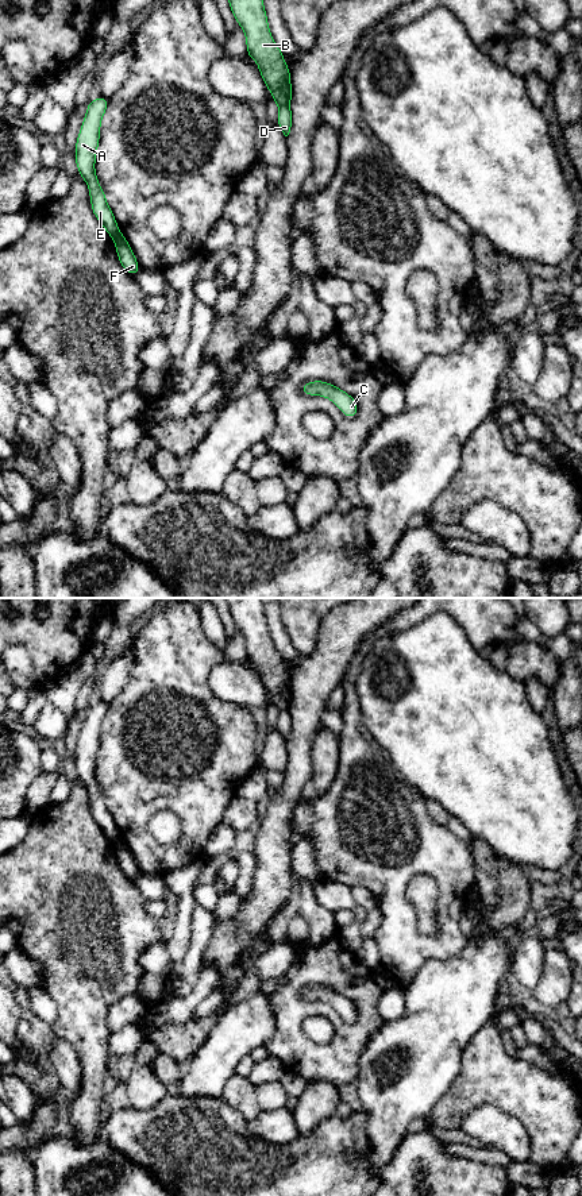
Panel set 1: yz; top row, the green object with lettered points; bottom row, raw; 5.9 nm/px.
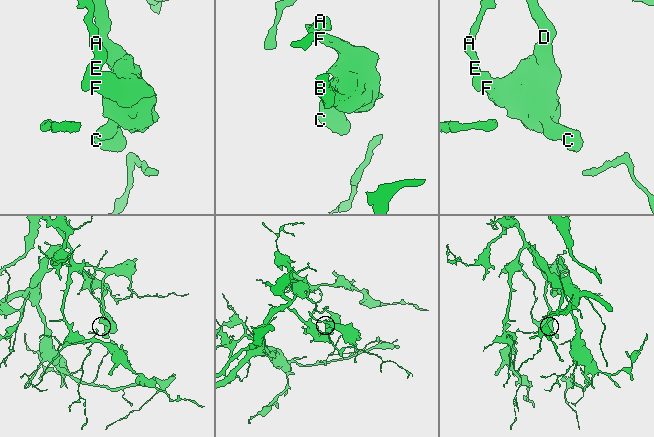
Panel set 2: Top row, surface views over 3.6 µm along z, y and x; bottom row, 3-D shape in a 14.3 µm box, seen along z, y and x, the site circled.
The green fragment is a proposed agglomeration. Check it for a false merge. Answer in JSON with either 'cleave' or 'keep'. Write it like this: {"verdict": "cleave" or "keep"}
{"verdict": "cleave"}

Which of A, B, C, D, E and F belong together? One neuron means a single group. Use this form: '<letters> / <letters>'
A E / B C D F

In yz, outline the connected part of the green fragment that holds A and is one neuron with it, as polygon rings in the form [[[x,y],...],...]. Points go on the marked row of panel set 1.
[[[99,96],[88,103],[86,113],[76,142],[76,165],[78,174],[89,188],[90,207],[96,219],[103,224],[105,232],[115,240],[119,232],[116,219],[105,200],[105,193],[96,177],[95,162],[100,142],[101,119],[108,108],[109,100]]]

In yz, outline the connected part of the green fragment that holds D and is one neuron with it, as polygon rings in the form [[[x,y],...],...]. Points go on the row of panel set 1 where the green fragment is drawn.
[[[228,0],[228,3],[236,23],[246,34],[247,57],[258,63],[258,72],[271,92],[271,100],[278,104],[277,126],[288,136],[293,126],[290,67],[286,66],[284,53],[273,40],[265,4],[262,0]]]

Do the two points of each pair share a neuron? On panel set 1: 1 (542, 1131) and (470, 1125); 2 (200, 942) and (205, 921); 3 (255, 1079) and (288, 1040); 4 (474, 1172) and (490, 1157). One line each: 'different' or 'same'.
1: different
2: same
3: different
4: different

